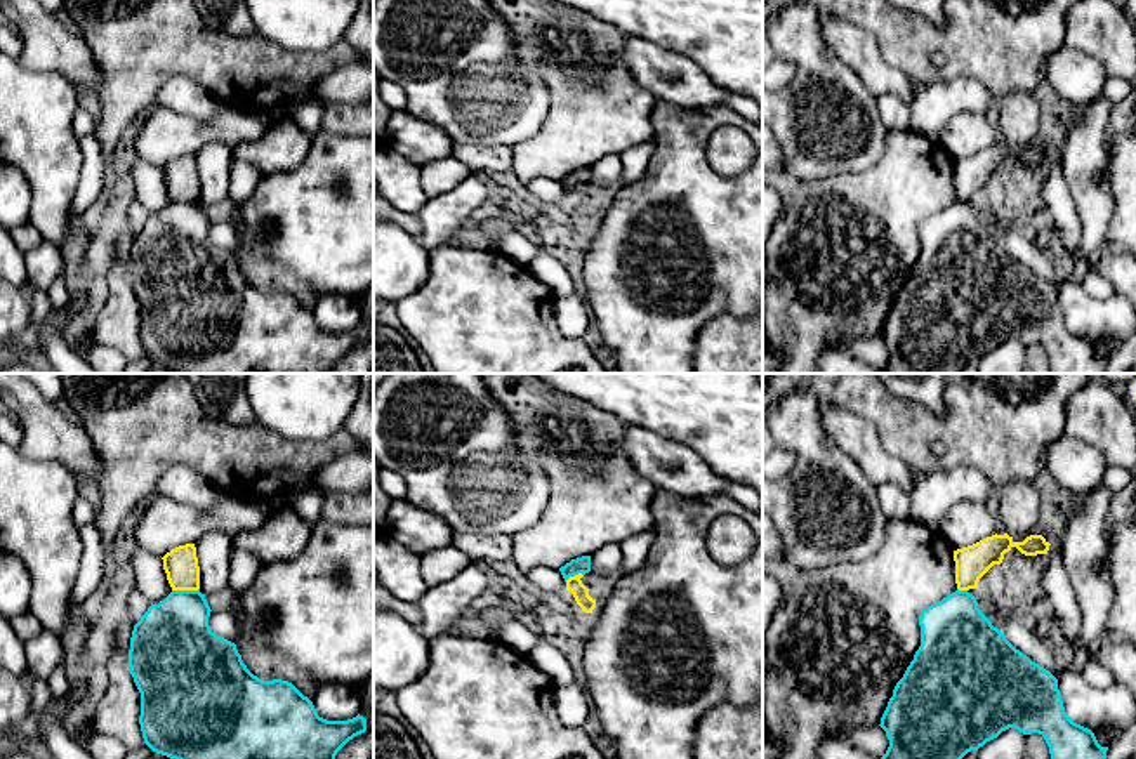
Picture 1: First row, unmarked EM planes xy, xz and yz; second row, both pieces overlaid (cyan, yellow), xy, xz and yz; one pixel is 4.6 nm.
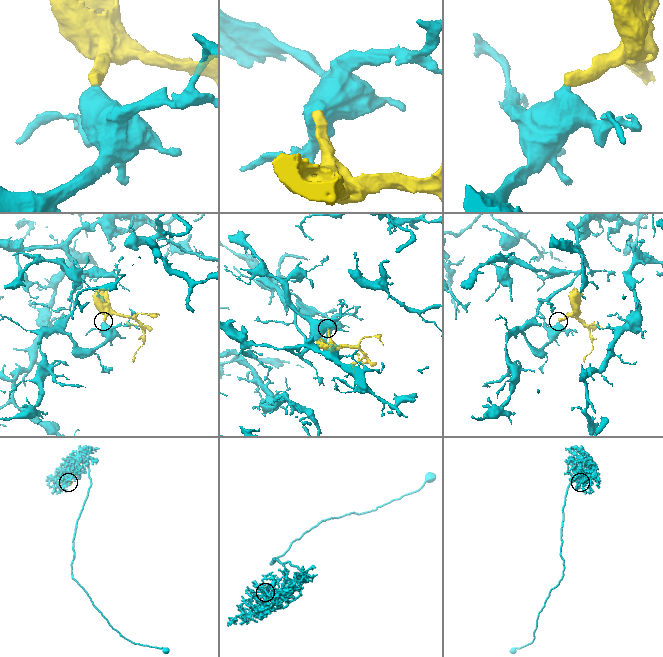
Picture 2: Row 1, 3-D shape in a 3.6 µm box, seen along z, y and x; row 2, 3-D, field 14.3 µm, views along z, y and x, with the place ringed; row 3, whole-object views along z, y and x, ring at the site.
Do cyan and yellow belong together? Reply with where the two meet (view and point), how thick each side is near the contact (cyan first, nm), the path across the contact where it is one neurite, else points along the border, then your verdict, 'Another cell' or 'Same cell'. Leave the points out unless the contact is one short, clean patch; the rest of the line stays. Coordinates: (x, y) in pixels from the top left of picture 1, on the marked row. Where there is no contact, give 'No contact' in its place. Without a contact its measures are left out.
Touches cyan at xy (184, 591). Thickness 380 nm (cyan) against 160 nm. Boundary: xy (198, 587), (172, 591). Another cell

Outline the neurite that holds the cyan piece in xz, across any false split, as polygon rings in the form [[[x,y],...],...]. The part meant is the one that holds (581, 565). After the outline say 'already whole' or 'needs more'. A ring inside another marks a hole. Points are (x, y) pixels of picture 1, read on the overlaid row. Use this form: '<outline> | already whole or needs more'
[[[582,556],[582,558],[571,559],[565,566],[561,566],[559,571],[561,571],[565,582],[570,577],[575,577],[578,573],[585,575],[591,571],[591,556]]] | already whole

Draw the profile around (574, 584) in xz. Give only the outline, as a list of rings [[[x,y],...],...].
[[[578,573],[575,577],[570,577],[566,580],[566,591],[570,591],[577,601],[577,604],[582,608],[582,611],[585,613],[592,613],[592,610],[596,608],[596,599],[592,599],[589,596],[589,589],[582,584],[584,575]]]

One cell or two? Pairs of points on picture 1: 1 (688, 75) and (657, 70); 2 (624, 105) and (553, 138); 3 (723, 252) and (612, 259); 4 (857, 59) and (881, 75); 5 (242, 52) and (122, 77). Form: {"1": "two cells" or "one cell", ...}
{"1": "one cell", "2": "one cell", "3": "one cell", "4": "one cell", "5": "one cell"}

